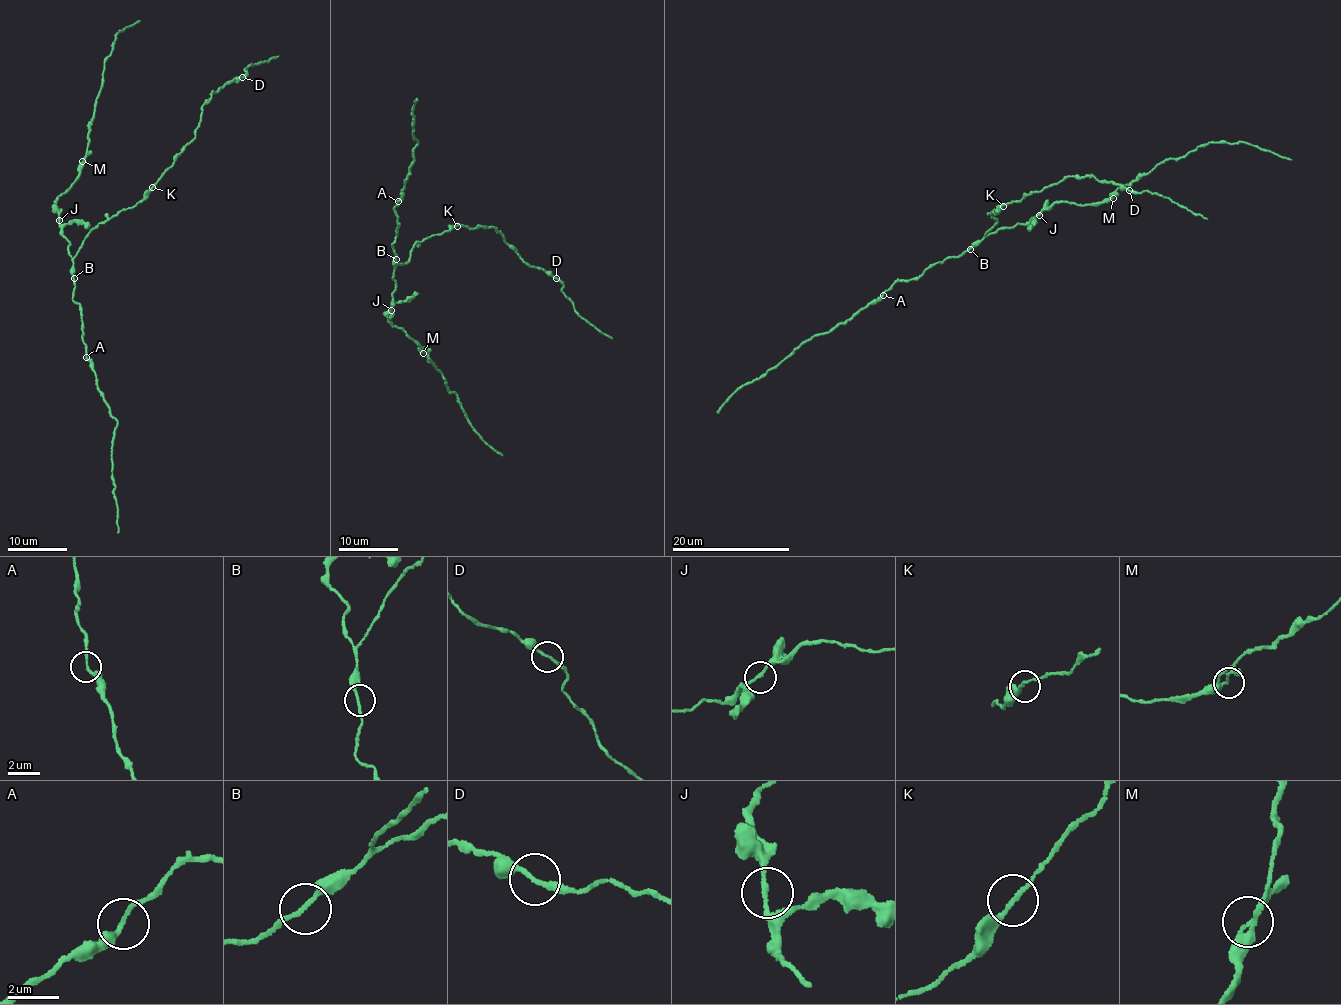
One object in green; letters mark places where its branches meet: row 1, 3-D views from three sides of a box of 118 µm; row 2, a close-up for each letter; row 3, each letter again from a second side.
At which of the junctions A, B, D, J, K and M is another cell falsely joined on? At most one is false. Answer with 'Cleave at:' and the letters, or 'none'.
Cleave at: none

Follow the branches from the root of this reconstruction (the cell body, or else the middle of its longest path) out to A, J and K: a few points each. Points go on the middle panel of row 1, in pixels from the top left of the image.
A: (400, 264), (395, 266), (396, 254), (392, 245), (398, 228), (394, 210), (398, 201)
J: (400, 264), (394, 269), (391, 310)
K: (400, 264), (407, 262), (416, 242), (457, 226)

